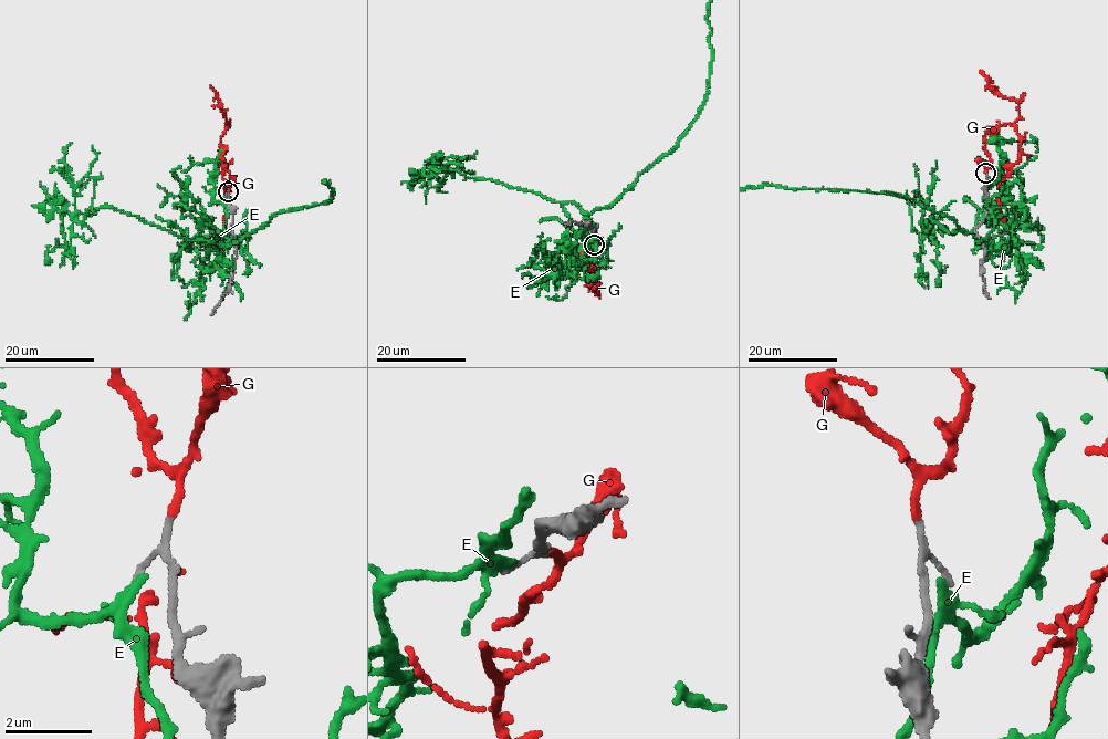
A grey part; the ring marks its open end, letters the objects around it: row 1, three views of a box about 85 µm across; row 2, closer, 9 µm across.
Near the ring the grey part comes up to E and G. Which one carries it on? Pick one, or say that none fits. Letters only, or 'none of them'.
G

